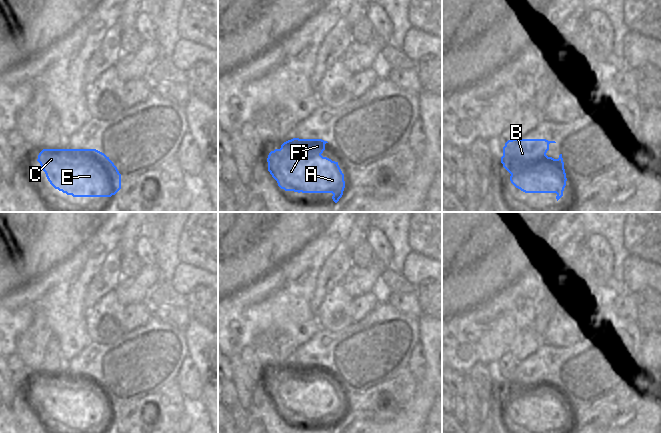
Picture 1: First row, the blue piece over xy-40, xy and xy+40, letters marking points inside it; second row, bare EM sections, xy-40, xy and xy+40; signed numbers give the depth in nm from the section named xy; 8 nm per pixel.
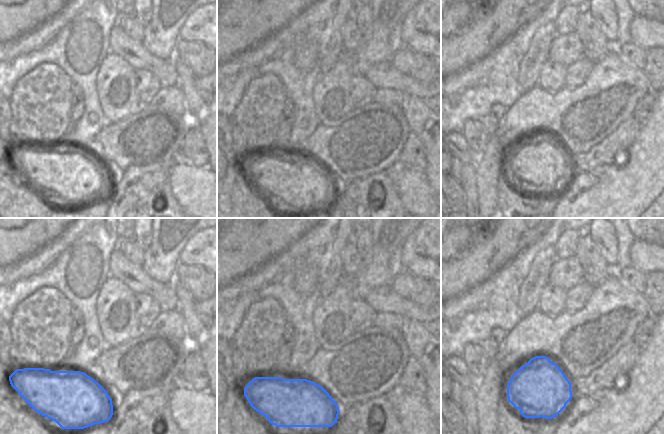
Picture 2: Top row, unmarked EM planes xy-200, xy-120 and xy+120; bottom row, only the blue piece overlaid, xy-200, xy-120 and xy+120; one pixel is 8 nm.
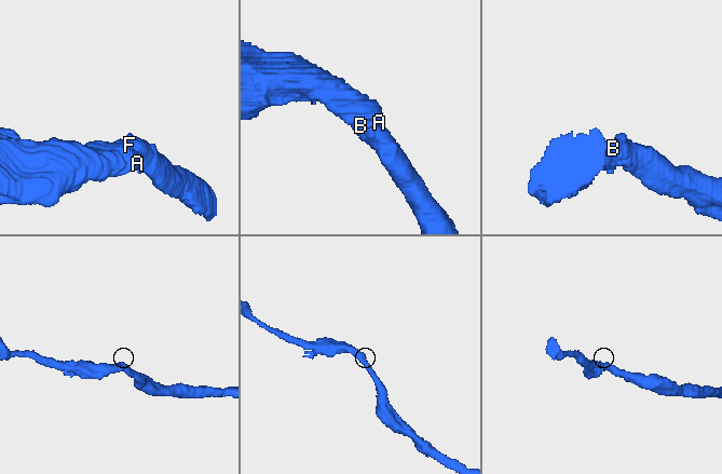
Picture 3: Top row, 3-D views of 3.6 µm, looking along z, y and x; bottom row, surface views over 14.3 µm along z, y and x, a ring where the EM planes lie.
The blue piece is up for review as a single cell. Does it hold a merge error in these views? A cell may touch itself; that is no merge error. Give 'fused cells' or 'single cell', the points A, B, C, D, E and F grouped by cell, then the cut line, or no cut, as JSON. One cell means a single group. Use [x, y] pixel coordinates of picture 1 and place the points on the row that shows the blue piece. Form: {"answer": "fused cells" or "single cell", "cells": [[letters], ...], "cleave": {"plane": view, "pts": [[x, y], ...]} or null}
{"answer": "single cell", "cells": [["A", "B", "C", "D", "E", "F"]], "cleave": null}

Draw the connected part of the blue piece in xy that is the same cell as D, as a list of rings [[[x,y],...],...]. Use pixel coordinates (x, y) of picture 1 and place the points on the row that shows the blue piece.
[[[293,138],[284,142],[280,149],[271,151],[267,158],[268,171],[278,186],[285,191],[298,193],[332,193],[332,199],[337,203],[345,188],[344,174],[338,162],[321,155],[326,143],[322,139]]]

